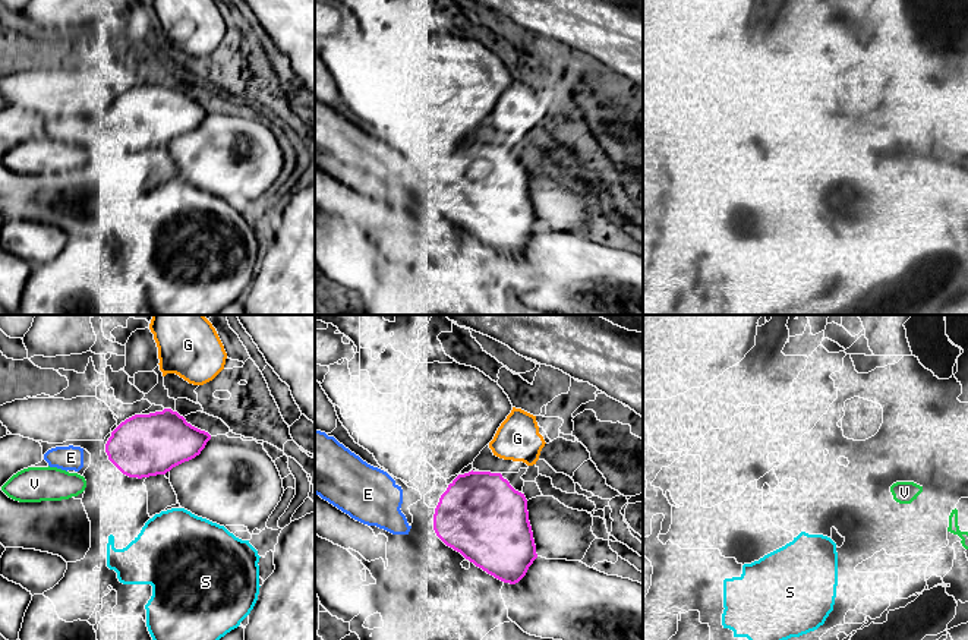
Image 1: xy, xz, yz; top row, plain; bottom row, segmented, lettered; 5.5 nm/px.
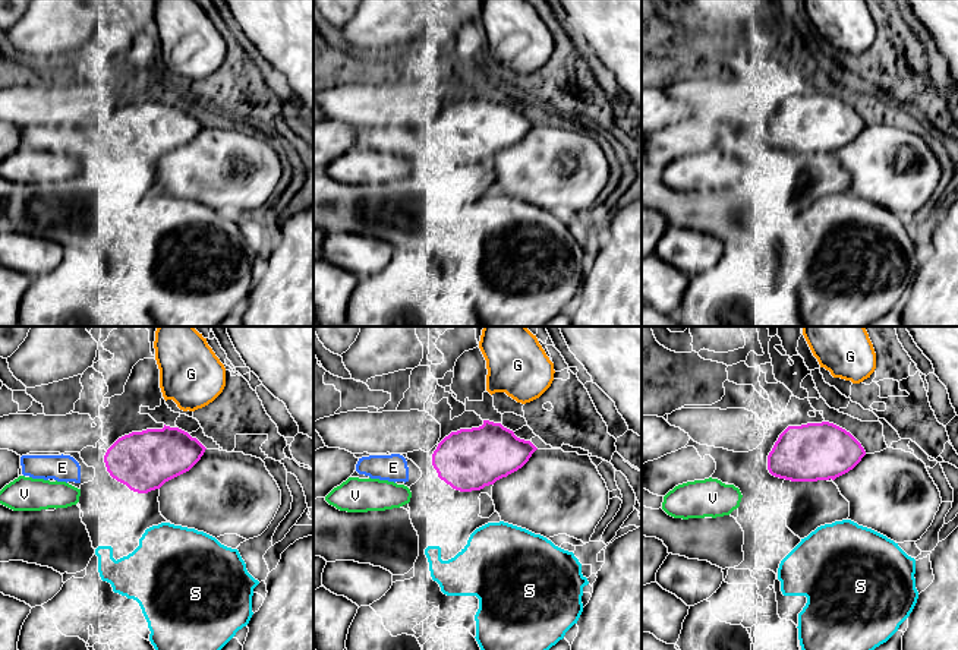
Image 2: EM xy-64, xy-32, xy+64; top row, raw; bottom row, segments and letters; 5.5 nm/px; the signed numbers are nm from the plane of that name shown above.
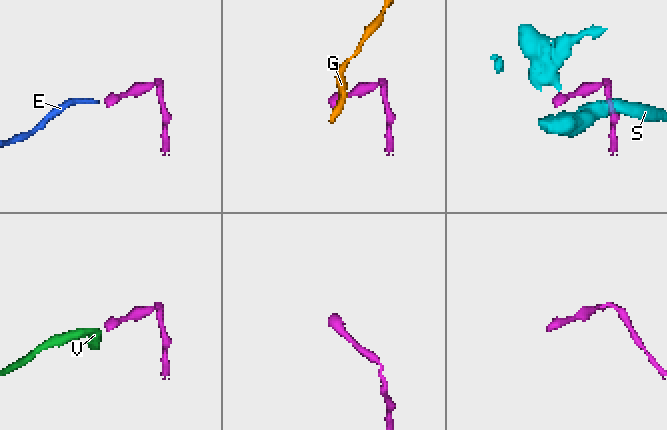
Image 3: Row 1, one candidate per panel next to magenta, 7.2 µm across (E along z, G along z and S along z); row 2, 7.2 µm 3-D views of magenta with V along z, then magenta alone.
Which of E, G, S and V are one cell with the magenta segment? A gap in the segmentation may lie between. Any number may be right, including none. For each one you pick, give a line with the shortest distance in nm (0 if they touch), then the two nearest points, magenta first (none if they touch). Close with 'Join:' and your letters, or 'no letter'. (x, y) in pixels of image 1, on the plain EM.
E: 130 nm apart; from magenta across xy (106, 120), (82, 120)
Join: E

